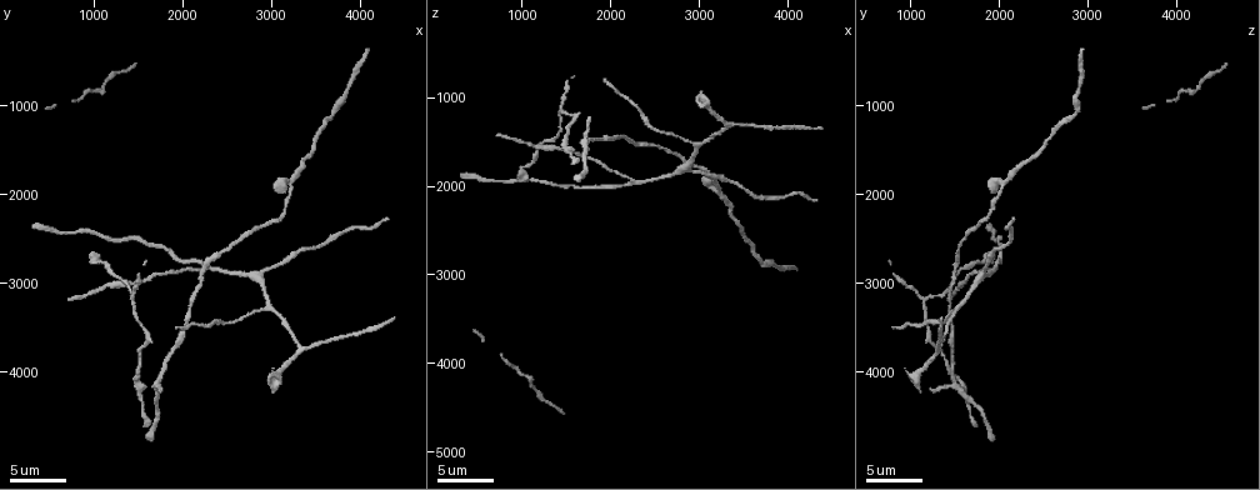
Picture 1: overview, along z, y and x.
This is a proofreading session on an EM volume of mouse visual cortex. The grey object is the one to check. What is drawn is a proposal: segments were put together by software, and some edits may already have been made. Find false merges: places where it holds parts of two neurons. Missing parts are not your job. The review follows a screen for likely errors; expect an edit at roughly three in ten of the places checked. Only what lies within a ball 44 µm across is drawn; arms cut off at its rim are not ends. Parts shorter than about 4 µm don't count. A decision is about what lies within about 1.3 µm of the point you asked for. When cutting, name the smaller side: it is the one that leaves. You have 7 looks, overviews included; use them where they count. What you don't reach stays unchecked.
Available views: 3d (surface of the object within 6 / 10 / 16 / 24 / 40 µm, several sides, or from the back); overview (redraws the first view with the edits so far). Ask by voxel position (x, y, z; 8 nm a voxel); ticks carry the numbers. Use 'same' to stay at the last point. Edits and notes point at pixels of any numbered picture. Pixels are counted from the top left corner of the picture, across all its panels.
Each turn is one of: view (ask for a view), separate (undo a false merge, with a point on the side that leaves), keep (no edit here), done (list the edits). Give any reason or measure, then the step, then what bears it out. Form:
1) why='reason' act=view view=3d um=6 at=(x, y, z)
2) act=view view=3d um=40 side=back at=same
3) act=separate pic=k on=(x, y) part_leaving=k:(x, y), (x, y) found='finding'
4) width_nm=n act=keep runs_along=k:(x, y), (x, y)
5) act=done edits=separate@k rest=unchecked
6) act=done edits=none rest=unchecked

why='branch point' act=view view=3d um=16 at=(2950, 3250, 1550)

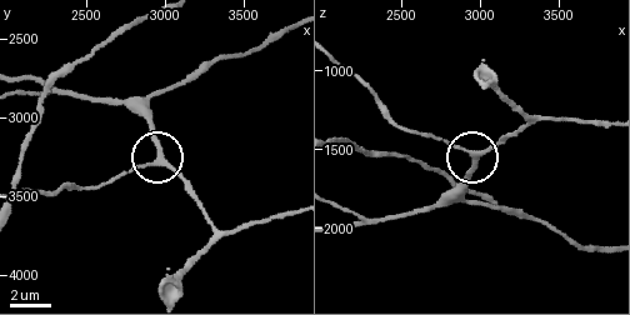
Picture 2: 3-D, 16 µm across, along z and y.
arms=3 act=keep runs_along=2:(336, 203), (393, 220), (448, 200), (471, 160), (424, 134) found='one neuron here'

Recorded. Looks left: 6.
why='a fork' act=view view=3d um=10 at=(2200, 2800, 1950)

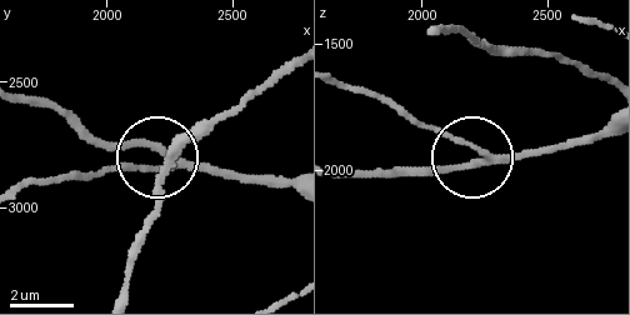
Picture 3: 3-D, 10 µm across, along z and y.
why='zoom in' act=view view=3d um=6 at=same

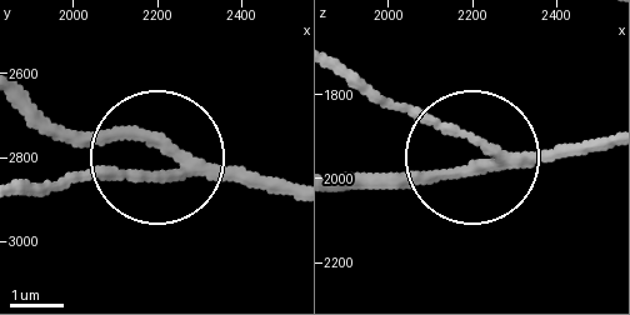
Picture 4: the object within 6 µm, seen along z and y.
arms=3 act=keep runs_along=4:(31, 190), (151, 176), (179, 149), (281, 176) found='all the same neuron'

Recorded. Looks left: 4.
why='sudden change in width' act=view view=3d um=6 at=(3850, 2450, 2100)

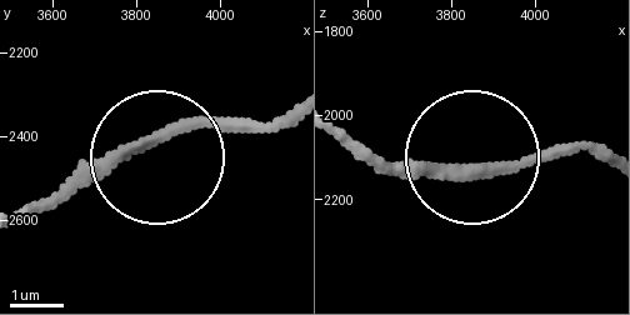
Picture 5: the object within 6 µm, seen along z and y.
act=view view=3d um=6 side=back at=(3850, 2395, 2130)

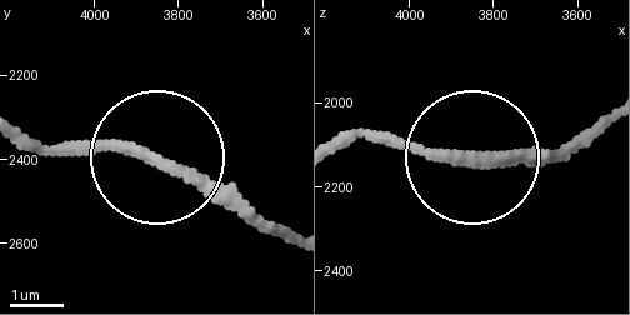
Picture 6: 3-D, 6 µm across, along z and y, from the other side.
act=keep runs_along=6:(290, 244), (170, 168), (103, 145), (26, 145) found='continuous, no second neuron'

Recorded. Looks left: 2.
act=done edits=none rest=unchecked

